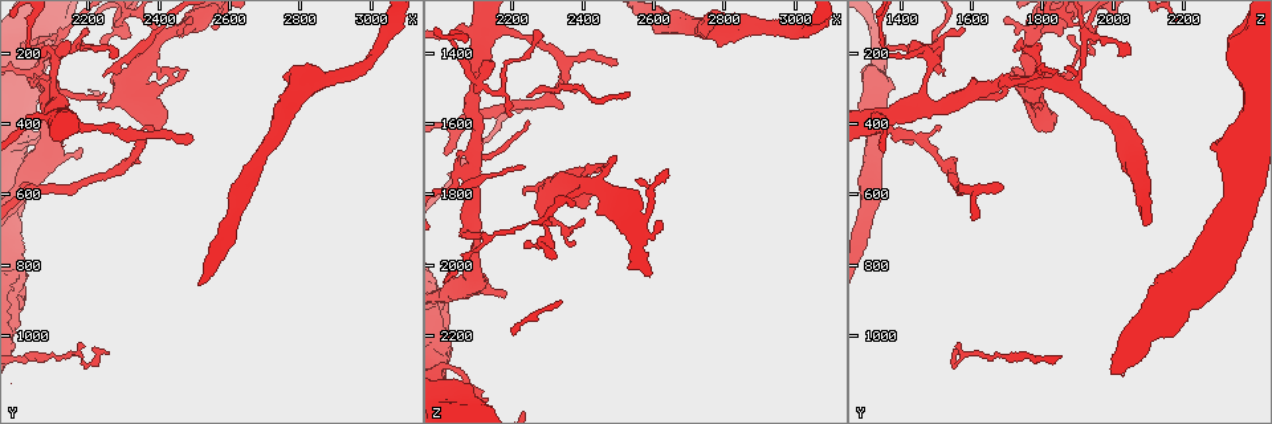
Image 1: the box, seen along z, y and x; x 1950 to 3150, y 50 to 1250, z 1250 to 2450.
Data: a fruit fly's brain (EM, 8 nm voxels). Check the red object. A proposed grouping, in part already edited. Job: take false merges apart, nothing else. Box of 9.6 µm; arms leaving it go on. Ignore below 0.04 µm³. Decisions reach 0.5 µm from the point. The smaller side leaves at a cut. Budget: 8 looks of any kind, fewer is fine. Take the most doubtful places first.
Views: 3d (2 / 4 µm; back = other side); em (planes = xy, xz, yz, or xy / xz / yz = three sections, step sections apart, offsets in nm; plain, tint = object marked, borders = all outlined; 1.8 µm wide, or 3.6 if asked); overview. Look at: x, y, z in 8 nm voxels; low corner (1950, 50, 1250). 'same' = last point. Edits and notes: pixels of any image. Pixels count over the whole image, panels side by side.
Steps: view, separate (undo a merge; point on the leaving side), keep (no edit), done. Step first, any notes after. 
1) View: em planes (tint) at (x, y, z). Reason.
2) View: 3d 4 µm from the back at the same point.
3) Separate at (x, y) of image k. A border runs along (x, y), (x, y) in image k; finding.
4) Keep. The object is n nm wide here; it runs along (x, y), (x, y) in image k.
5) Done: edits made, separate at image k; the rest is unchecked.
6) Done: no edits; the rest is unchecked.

View: 3d 2 µm at (2110, 210, 1480). Abrupt turn.

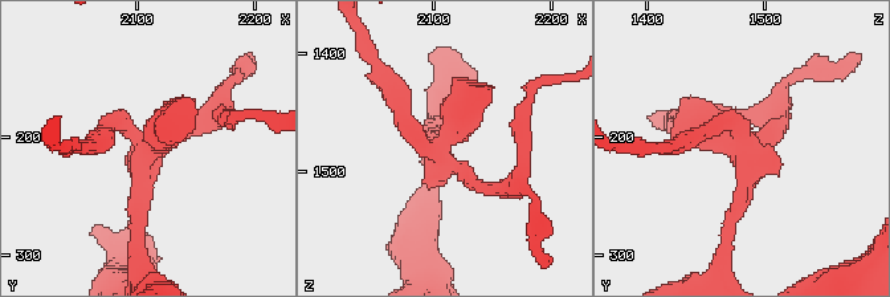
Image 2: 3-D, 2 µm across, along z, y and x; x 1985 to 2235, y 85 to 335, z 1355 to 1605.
View: em xy step 4 (tint) at (2104, 202, 1482). Shape alone is not enough.

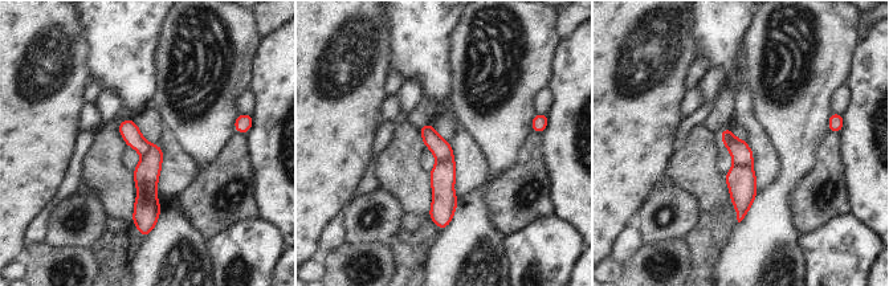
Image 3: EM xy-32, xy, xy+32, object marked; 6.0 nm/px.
View: em planes (tint) at the same point.

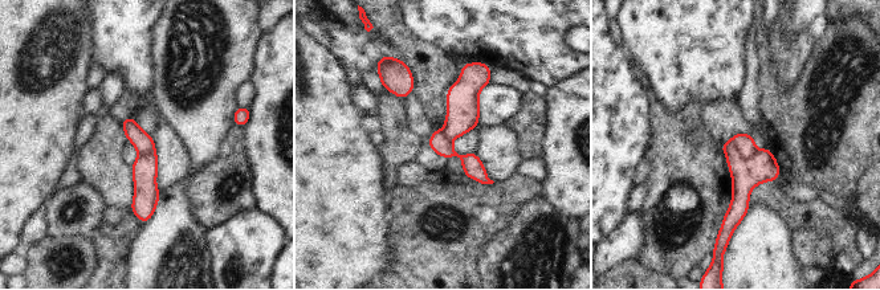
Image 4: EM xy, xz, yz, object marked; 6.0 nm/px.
Separate at (745, 143) of image 4. The part that leaves runs along (436, 134), (487, 180) in image 4; two neurons meet here.

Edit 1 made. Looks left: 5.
View: overview. Redraw.

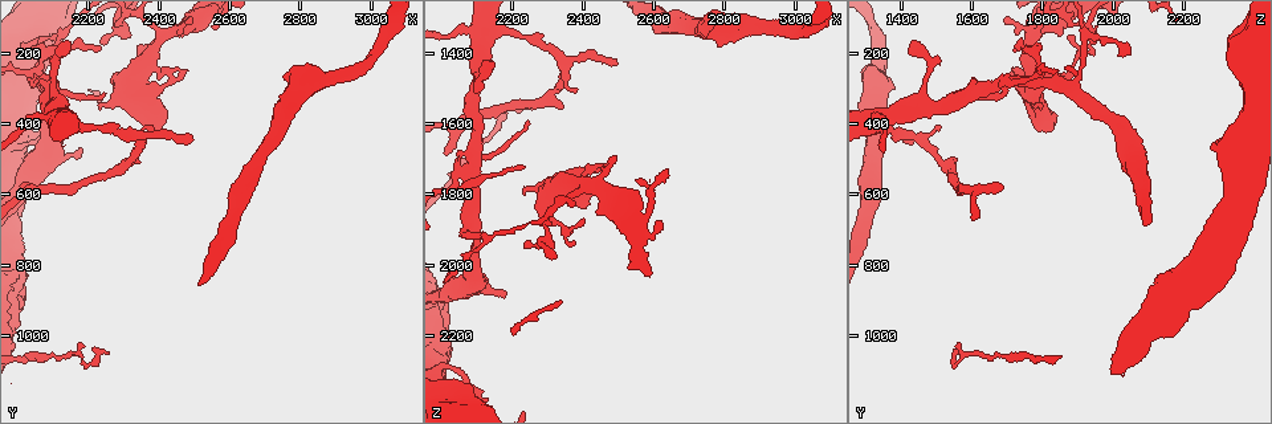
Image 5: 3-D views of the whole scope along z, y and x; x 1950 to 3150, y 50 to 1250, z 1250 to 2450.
View: 3d 2 µm at (2070, 290, 1860). Abrupt turn.

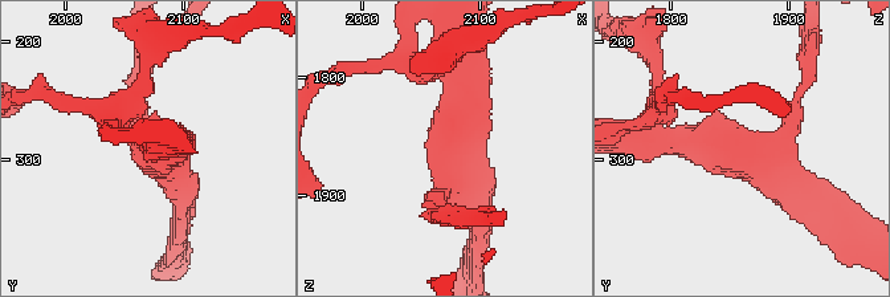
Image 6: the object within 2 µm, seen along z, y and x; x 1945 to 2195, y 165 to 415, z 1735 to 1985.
View: em planes (tint) at (2072, 294, 1864). Need the tissue.

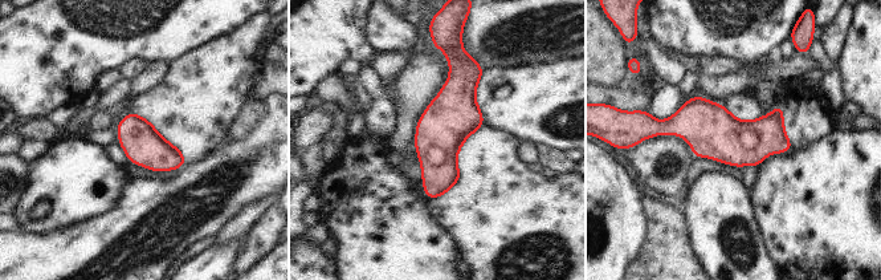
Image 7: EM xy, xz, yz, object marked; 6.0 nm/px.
Keep. It runs along (452, 63), (455, 113), (431, 194) in image 7; all the same neuron.

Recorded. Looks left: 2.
View: em xz step 8 (tint) at (2060, 450, 2320). Touches itself.

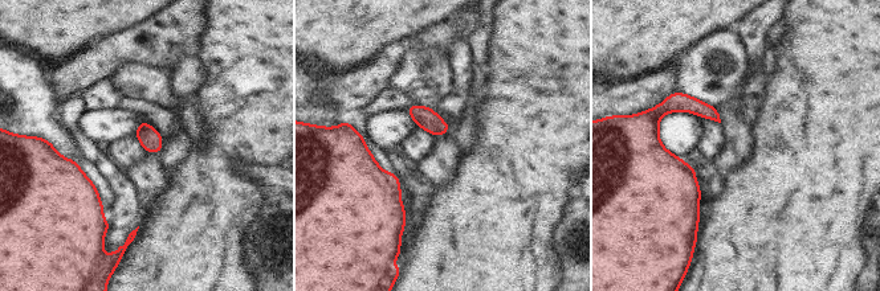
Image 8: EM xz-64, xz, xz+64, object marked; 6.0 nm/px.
View: em planes (borders) at the same point.

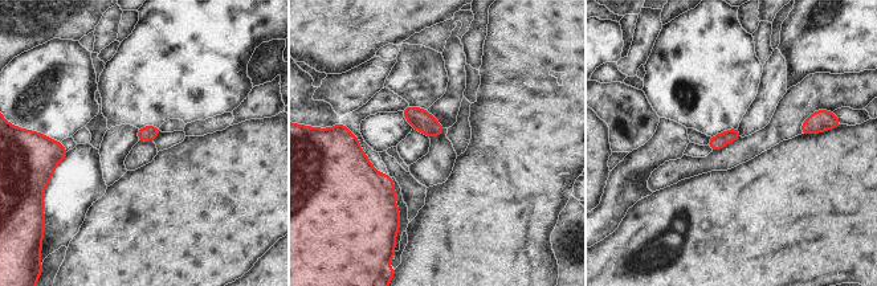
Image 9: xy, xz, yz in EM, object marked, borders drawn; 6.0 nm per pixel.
Keep. All the same neuron.

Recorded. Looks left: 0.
Done: edits made, separate at image 4; the rest is unchecked.

